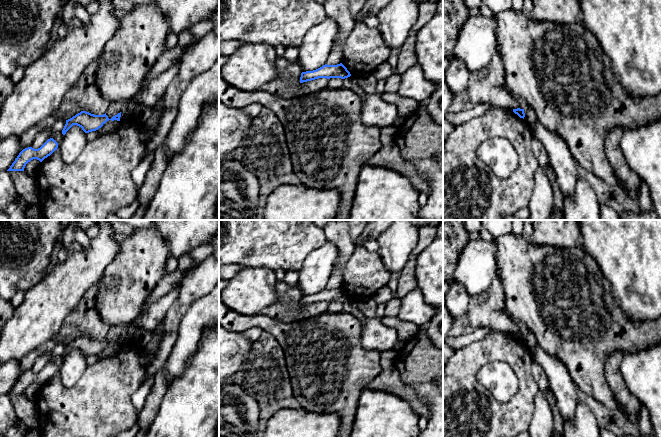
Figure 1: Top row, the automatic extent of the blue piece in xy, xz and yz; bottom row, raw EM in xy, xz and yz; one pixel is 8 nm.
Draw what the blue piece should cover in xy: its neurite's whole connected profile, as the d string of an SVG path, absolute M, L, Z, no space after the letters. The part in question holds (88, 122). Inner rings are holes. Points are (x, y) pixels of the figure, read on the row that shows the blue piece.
M81 111L72 118L66 120L66 124L62 130L62 134L65 135L66 132L73 126L77 125L82 128L85 133L96 131L101 128L109 120L120 121L121 112L113 116L111 119L105 114L94 115L86 111Z

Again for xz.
M342 64L337 65L323 65L322 67L313 70L313 71L306 71L301 73L300 83L315 80L318 78L341 78L345 79L350 77L351 74L347 70L347 68Z

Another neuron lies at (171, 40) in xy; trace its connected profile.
M169 32L166 37L165 48L173 48L178 44L178 36Z

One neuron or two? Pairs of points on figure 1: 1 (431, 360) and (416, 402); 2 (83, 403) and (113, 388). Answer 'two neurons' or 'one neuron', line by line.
1: two neurons
2: one neuron

